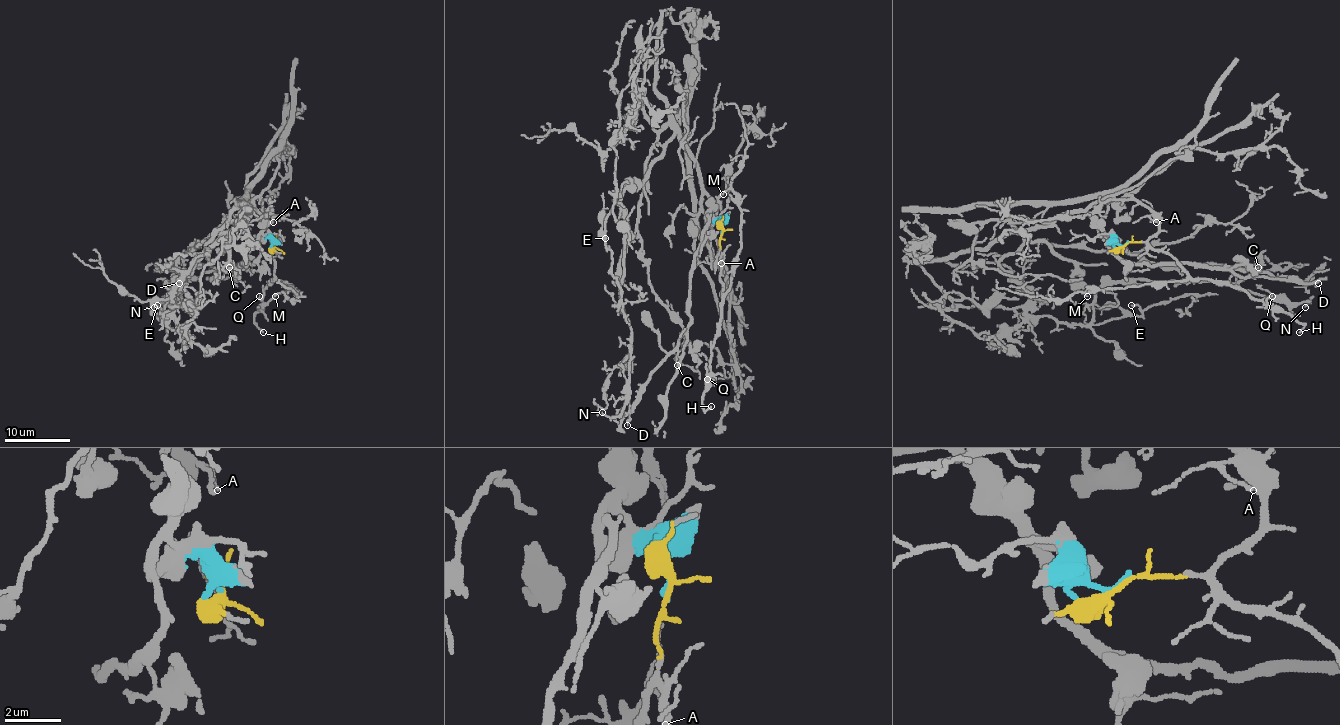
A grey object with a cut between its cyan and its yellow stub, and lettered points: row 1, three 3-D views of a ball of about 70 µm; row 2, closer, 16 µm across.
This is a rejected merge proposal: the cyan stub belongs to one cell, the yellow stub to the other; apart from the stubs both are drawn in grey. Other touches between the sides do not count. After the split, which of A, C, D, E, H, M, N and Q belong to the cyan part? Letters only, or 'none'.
C, D, E, N

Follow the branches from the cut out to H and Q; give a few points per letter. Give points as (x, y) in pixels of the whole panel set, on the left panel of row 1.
H: (274, 244), (271, 241), (274, 277), (263, 289), (261, 307), (255, 314), (263, 332)
Q: (274, 244), (271, 241), (273, 279), (263, 289), (261, 299), (260, 295)

